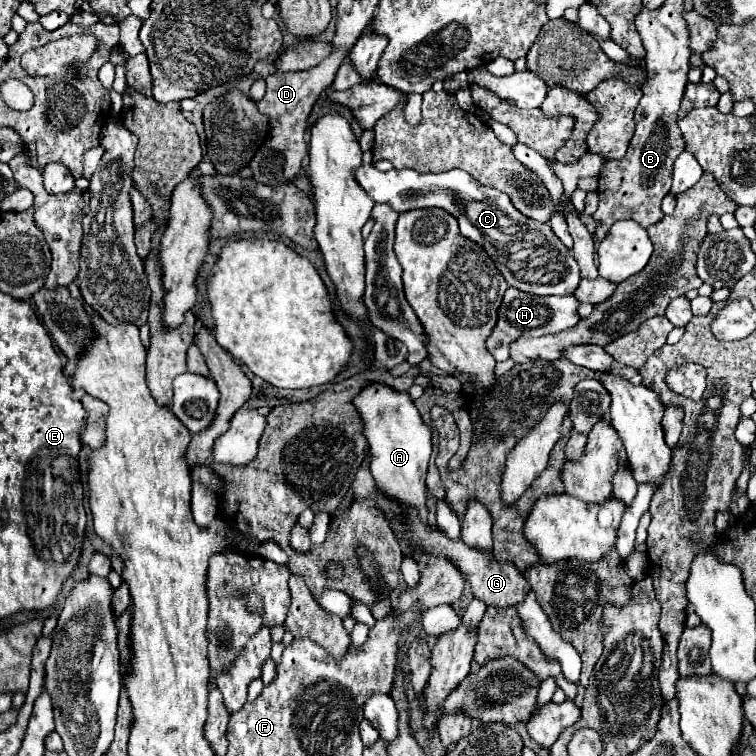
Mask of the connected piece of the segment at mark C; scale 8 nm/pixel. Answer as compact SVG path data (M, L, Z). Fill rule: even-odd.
M364 153L362 165L354 169L354 177L376 203L388 203L398 213L420 207L440 207L452 213L458 219L460 233L486 249L510 287L532 295L572 295L580 283L574 257L554 235L548 223L538 223L524 217L514 209L512 201L502 191L478 185L478 181L466 171L452 169L436 175L422 175L412 169L390 169L382 173L372 165L370 155Z

